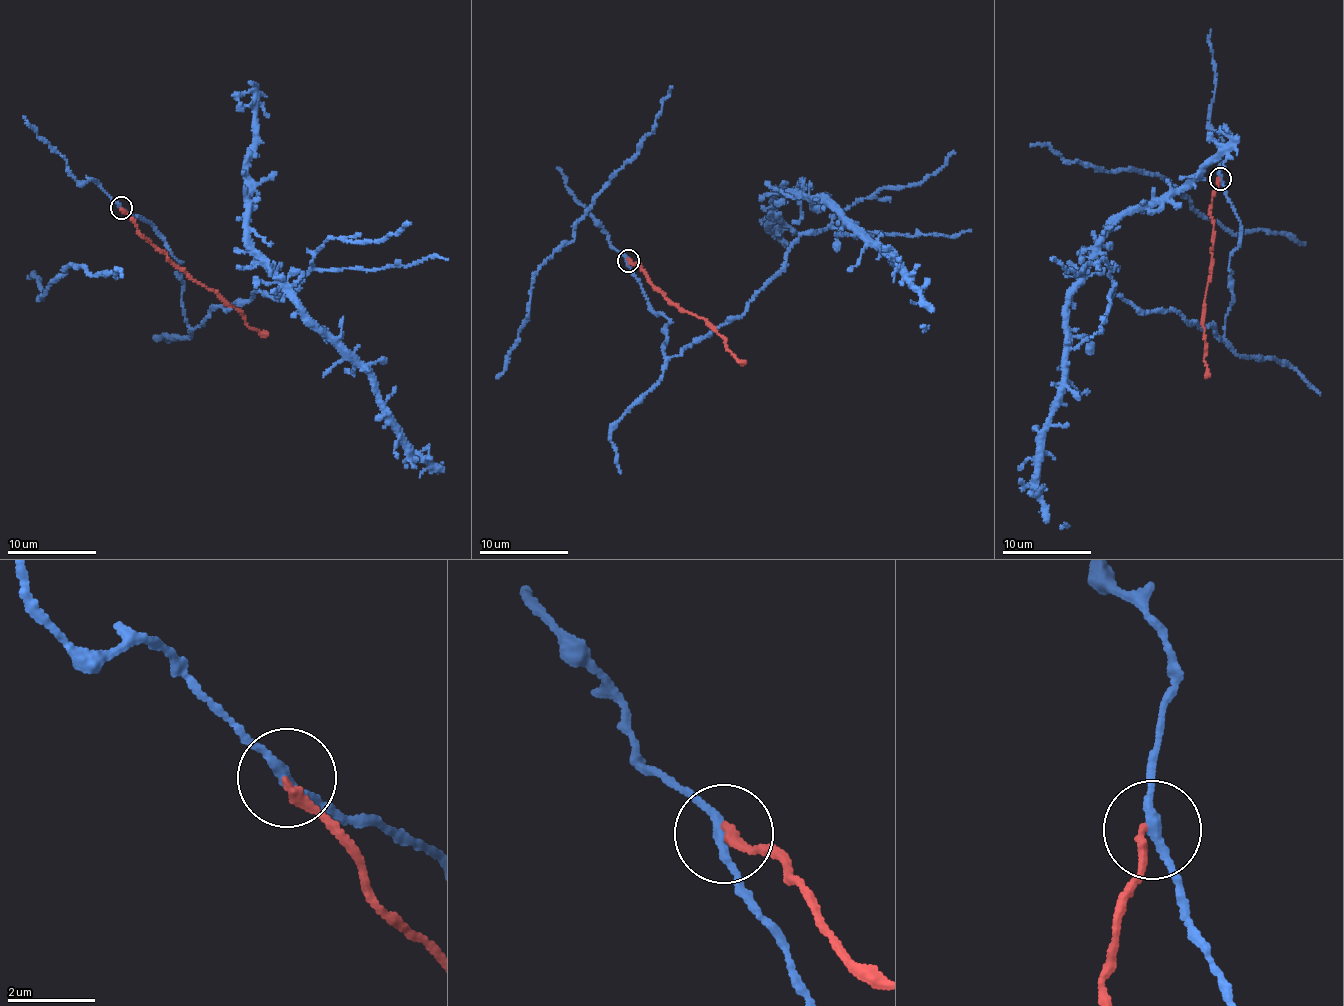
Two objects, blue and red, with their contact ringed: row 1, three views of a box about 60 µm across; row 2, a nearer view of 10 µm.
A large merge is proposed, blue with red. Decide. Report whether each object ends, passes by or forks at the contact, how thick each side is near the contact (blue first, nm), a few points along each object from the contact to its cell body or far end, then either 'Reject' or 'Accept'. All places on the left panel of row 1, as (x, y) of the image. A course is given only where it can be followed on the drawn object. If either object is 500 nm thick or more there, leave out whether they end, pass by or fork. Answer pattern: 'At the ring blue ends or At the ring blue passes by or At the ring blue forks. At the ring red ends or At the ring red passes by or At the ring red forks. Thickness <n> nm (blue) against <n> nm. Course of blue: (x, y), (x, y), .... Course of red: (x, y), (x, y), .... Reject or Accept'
At the ring blue passes by. At the ring red ends. Thickness 220 nm (blue) against 190 nm. Course of blue: (120, 207), (179, 261), (195, 329), (310, 264), (287, 282), (305, 317), (443, 462). Course of red: (120, 207), (143, 238), (242, 313), (249, 326), (268, 334). Reject

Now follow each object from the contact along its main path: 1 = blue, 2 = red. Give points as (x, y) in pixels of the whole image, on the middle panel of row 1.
1: (627, 260), (672, 357), (739, 318), (785, 253), (827, 227), (810, 203), (824, 200), (897, 263), (929, 325)
2: (627, 260), (665, 297), (715, 327), (730, 350), (745, 363)

